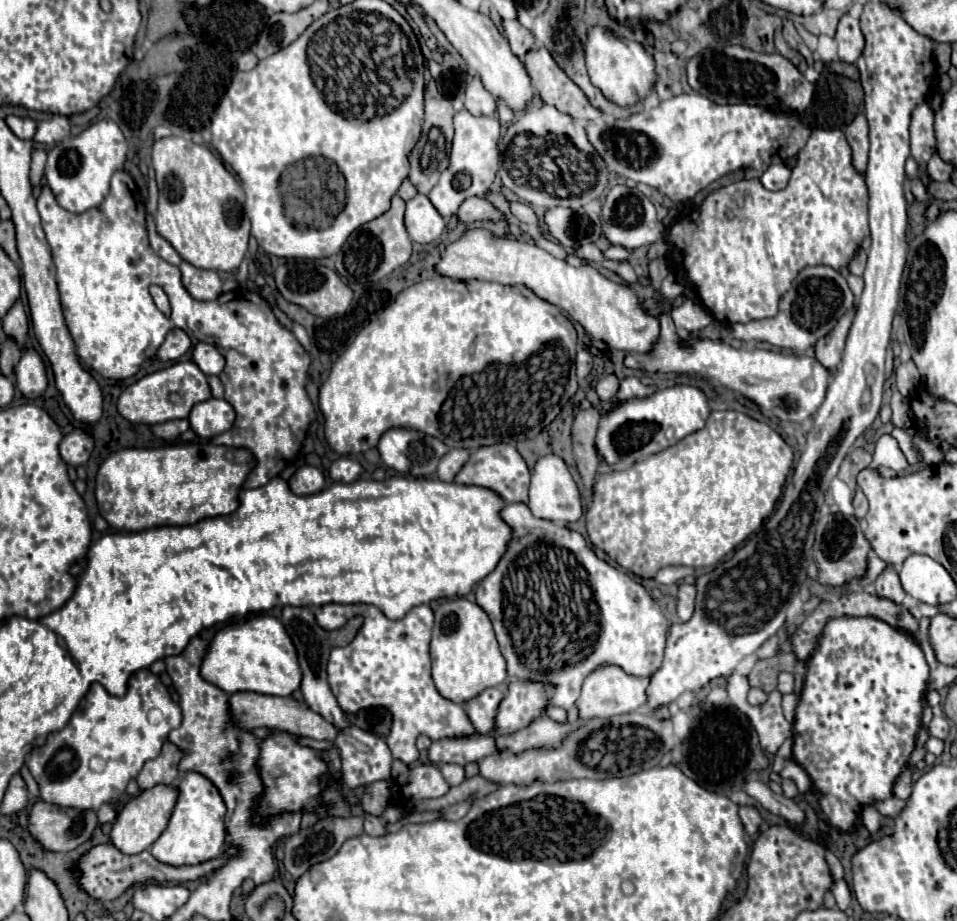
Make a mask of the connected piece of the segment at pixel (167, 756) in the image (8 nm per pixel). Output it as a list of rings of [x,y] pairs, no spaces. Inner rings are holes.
[[[166,742],[162,746],[162,752],[158,758],[152,758],[144,764],[144,768],[140,770],[136,782],[140,786],[140,790],[150,790],[152,786],[158,784],[174,784],[176,776],[178,776],[178,762],[182,758],[182,752],[172,744]]]

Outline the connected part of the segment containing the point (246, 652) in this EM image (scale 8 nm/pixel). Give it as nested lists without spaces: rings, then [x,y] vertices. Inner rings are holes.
[[[256,614],[250,620],[232,622],[222,628],[206,654],[200,674],[206,682],[216,684],[228,694],[234,692],[258,692],[272,696],[292,696],[302,682],[302,670],[298,664],[296,648],[284,630],[284,624],[270,614]]]

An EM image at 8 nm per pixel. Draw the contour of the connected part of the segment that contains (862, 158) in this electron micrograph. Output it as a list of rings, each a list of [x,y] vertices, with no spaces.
[[[860,112],[848,124],[844,134],[852,148],[852,166],[862,174],[866,170],[866,162],[868,162],[868,124],[866,124],[864,112]]]

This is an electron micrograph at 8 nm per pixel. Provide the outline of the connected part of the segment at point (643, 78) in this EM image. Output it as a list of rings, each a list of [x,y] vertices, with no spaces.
[[[592,26],[584,44],[586,70],[594,86],[598,86],[606,98],[620,106],[644,100],[654,88],[654,58],[642,44],[616,36],[604,26]]]

